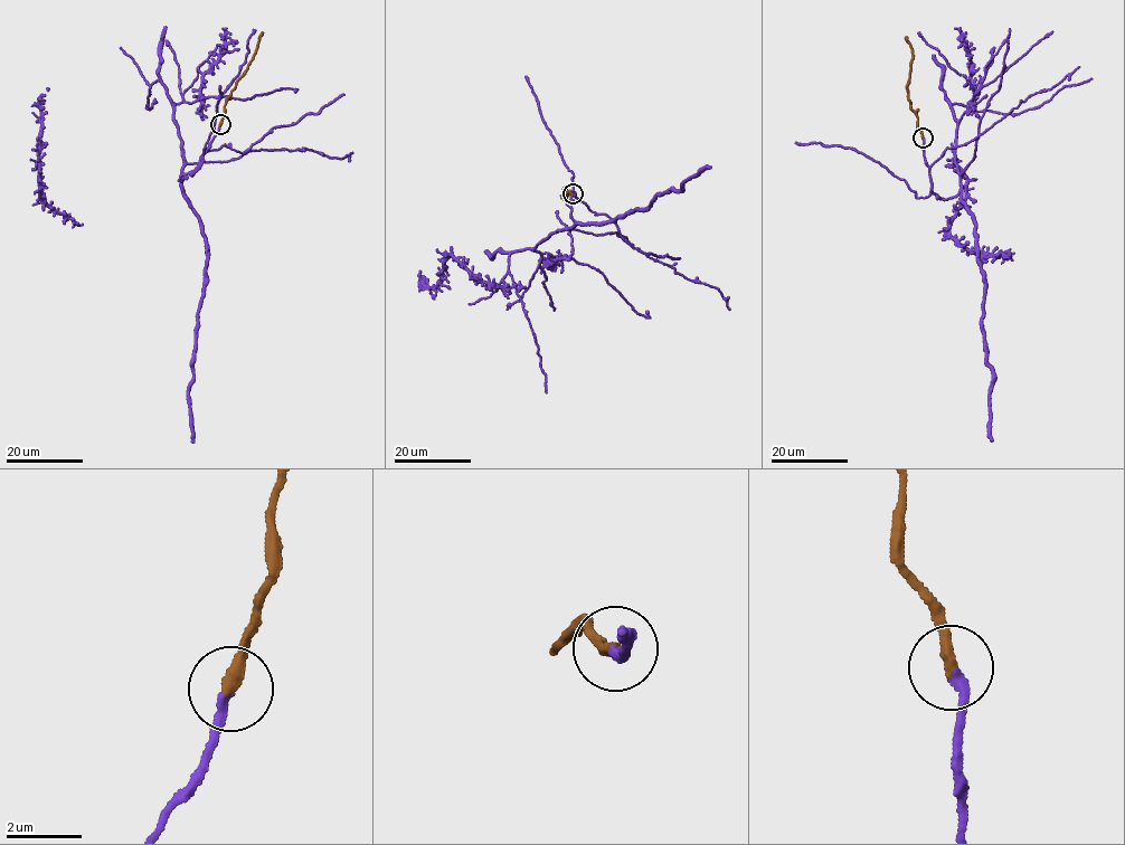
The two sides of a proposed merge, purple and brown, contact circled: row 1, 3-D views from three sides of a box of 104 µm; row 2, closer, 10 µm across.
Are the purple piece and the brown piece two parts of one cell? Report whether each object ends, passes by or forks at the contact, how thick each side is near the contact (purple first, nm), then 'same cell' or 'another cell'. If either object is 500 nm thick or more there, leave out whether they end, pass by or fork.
purple ends there; brown ends there; 280 nm thick on the purple side, 320 nm on the other; same cell

